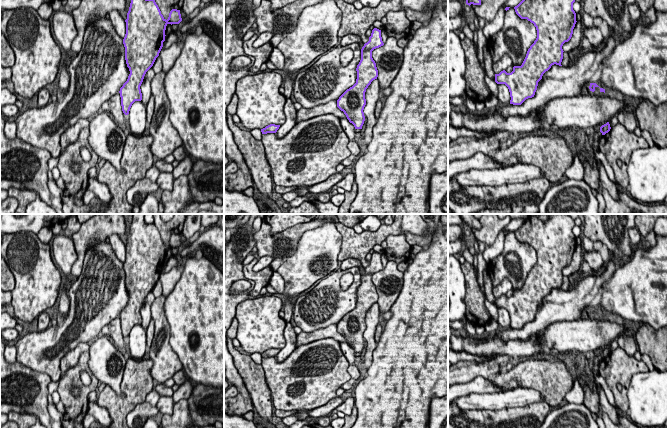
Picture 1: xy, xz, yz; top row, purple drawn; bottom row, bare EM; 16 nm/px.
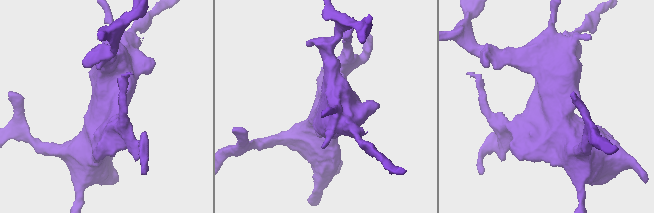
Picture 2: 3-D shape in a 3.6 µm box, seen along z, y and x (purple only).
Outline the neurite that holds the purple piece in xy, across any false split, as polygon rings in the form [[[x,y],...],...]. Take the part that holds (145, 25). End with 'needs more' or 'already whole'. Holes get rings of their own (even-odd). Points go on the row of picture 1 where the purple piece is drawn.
[[[131,0],[123,39],[130,74],[119,91],[125,115],[135,101],[142,100],[140,86],[163,47],[166,26],[181,21],[180,10],[172,9],[166,20],[155,0]]]; already whole

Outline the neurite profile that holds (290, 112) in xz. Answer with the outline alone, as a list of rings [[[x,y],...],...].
[[[290,98],[286,99],[284,105],[285,123],[282,124],[276,132],[278,138],[283,138],[289,131],[296,125],[297,110],[294,107],[294,103]]]

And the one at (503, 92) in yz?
[[[498,84],[498,97],[503,104],[510,104],[510,92],[505,84]]]

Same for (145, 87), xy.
[[[151,67],[145,74],[143,82],[140,86],[141,93],[142,93],[142,103],[147,106],[149,99],[152,96],[152,91],[151,91],[151,80],[155,76],[155,72],[153,68]]]

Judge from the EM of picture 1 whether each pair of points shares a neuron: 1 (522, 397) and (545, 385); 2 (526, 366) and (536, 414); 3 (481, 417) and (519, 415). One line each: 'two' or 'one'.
1: two
2: two
3: one

